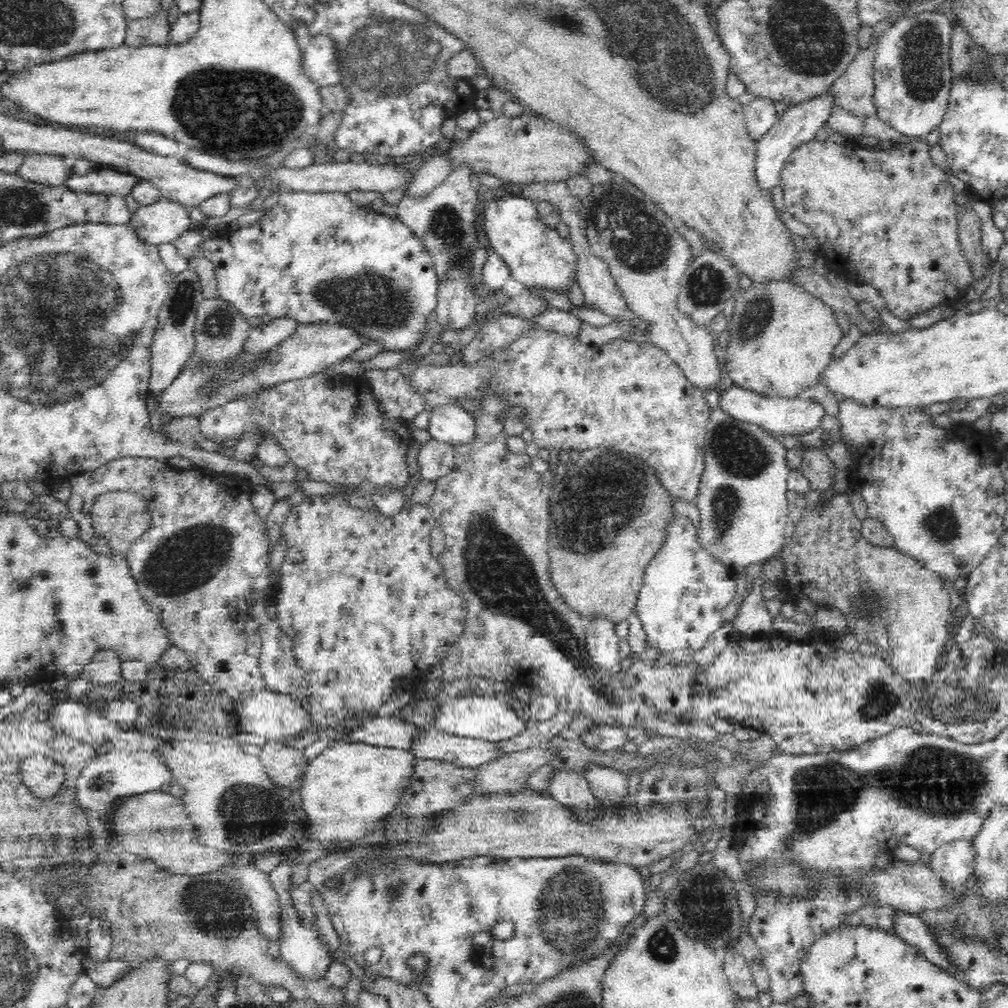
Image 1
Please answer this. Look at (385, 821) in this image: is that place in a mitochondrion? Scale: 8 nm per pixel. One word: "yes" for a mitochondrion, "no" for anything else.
no

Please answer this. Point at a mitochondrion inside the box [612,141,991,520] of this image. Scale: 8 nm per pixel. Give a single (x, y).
(707, 284)

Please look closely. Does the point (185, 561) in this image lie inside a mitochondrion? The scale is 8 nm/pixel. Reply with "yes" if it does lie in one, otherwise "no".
yes

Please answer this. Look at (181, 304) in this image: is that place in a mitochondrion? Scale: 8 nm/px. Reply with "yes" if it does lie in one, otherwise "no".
yes

